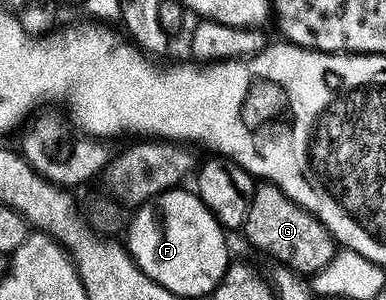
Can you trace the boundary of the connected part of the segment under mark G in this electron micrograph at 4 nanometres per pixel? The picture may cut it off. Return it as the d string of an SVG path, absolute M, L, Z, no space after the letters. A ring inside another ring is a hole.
M258 185L251 200L251 212L247 212L247 224L243 237L257 250L270 254L277 264L289 267L302 276L314 276L327 268L339 253L338 243L327 227L311 212L304 210L277 186Z

